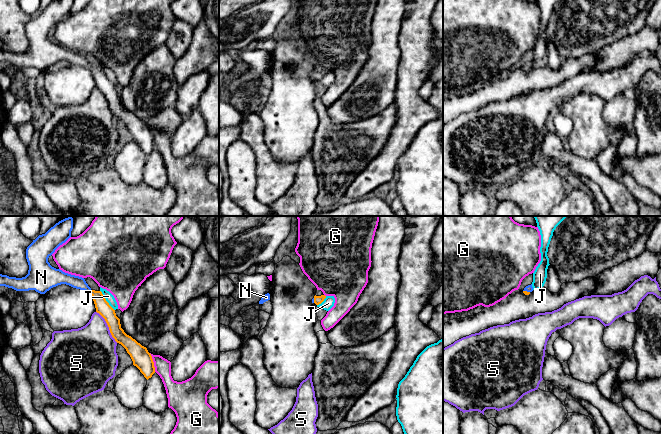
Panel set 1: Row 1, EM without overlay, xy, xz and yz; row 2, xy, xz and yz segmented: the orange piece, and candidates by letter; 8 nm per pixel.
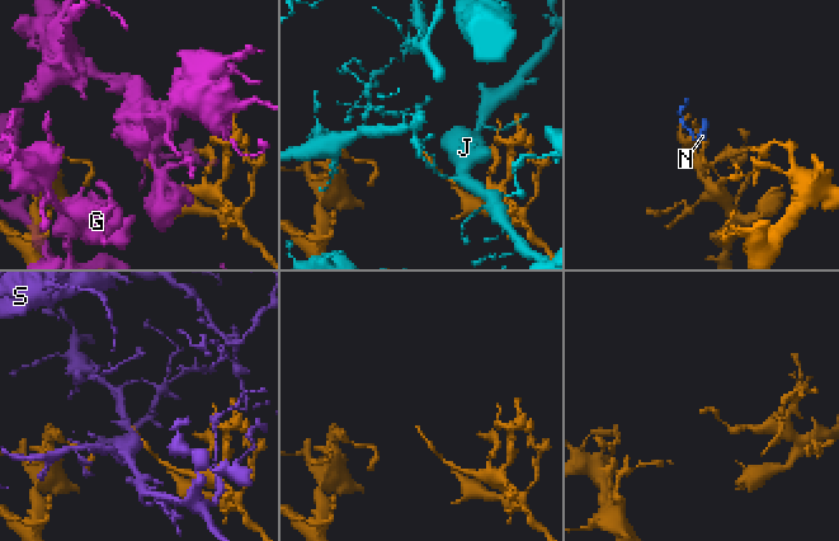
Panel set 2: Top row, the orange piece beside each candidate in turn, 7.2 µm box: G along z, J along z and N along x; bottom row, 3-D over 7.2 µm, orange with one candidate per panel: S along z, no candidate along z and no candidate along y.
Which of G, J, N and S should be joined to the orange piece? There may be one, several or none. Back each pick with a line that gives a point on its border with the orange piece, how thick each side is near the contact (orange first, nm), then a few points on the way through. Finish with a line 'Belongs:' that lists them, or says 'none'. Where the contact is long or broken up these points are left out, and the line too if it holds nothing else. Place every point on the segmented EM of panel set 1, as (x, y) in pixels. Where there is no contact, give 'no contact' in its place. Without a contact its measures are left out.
N: contact yz (526, 291); calibres 30 and 60 nm; way yz (525, 292), (526, 291), (529, 288)
Belongs: N

